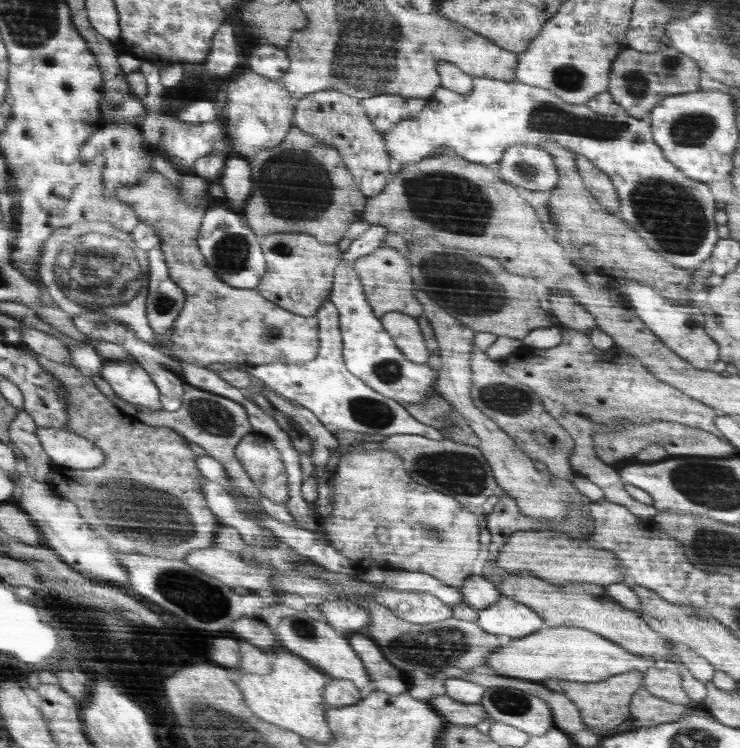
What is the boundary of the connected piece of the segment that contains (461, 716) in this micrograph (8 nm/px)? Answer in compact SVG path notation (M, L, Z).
M432 695L429 699L440 713L445 717L448 716L448 722L452 724L474 727L486 718L493 721L480 703L466 704L446 695Z

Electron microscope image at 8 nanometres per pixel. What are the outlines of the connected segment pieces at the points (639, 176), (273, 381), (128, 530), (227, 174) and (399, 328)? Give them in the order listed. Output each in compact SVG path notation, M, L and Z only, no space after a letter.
M473 77L472 90L466 96L441 86L427 100L418 116L397 122L388 132L383 133L394 170L412 166L432 155L441 155L444 151L455 152L469 163L489 165L498 163L504 151L516 144L538 146L556 140L578 156L591 160L598 170L607 174L619 198L617 214L647 241L651 249L665 257L668 264L684 270L698 269L710 257L714 244L719 242L716 236L717 224L714 222L716 200L706 186L708 183L694 180L672 164L672 161L664 158L662 150L653 141L652 127L647 118L632 116L622 108L616 114L601 115L588 108L586 103L568 104L568 101L562 100L547 88L522 84L519 80L508 82L488 77Z
M330 300L324 303L323 308L317 312L316 316L319 319L320 348L319 354L314 360L307 363L276 362L255 367L250 366L249 374L259 378L263 384L268 385L276 392L280 392L287 400L297 402L303 408L313 412L331 433L351 430L362 434L383 434L384 436L418 434L430 440L440 440L442 438L439 429L418 421L411 416L408 407L398 401L391 400L383 393L376 392L376 389L373 389L371 385L368 385L347 368L346 361L343 359L343 338L342 330L339 328L339 310L335 308Z
M34 354L38 362L50 372L58 376L61 384L67 384L67 392L71 396L71 422L67 428L80 436L88 437L99 446L107 456L106 462L93 469L75 469L58 466L58 472L50 472L48 482L68 500L74 500L82 512L82 516L96 524L96 532L100 536L108 536L108 540L116 540L116 548L124 548L124 552L154 552L154 556L162 558L184 558L192 550L208 548L215 540L220 527L217 516L207 507L204 493L201 491L203 476L196 468L195 456L188 448L188 441L173 428L144 424L139 418L133 418L122 412L80 368L67 362L58 362L47 356Z
M231 156L225 162L225 169L221 176L225 198L238 212L244 206L252 192L252 175L250 163L246 158Z
M392 312L382 316L381 323L384 331L394 340L394 345L410 362L427 362L431 352L424 341L419 321L402 312Z

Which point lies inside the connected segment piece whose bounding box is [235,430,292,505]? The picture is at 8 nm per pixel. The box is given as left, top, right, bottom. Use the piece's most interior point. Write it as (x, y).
(263, 462)

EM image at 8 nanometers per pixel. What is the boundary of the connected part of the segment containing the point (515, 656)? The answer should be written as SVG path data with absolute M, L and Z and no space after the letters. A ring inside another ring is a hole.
M543 626L542 630L525 637L511 638L487 658L487 664L496 670L496 675L522 678L539 683L546 678L572 682L595 683L614 675L630 671L645 673L654 663L654 658L636 656L615 641L575 626Z

